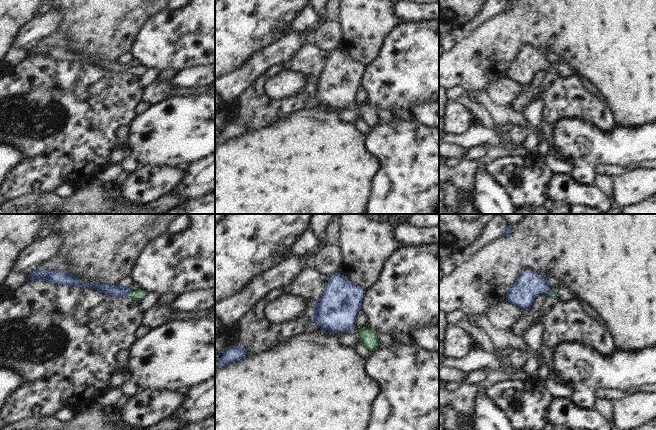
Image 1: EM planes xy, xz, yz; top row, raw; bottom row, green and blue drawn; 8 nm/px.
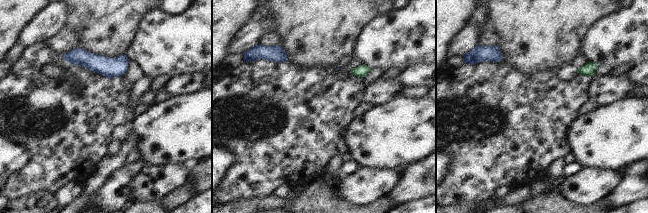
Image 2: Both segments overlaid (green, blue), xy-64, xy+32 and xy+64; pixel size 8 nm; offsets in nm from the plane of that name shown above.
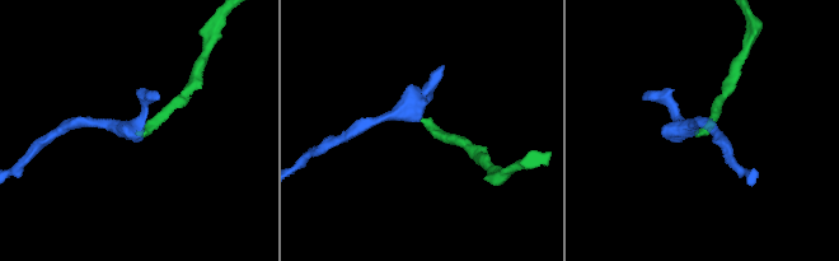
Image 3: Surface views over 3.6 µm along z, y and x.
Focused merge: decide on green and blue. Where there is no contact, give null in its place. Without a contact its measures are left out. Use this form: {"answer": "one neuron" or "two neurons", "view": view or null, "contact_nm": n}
{"answer": "one neuron", "view": "xy", "contact_nm": 60}

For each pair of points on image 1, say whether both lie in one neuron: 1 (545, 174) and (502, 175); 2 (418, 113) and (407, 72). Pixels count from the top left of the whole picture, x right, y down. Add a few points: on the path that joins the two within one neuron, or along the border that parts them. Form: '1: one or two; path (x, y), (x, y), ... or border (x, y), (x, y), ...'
1: one; path (534, 174), (519, 174), (513, 170)
2: two; border (428, 103), (418, 103), (409, 110)

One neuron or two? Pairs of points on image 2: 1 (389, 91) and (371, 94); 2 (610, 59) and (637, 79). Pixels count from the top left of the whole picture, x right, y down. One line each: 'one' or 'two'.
1: one
2: two

